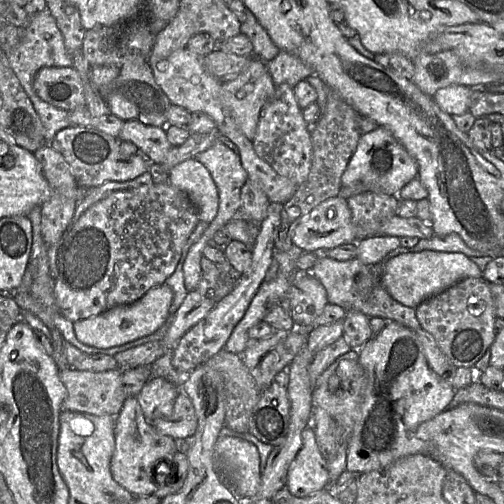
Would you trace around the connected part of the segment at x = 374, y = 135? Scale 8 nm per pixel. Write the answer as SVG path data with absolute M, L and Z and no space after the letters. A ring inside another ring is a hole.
M379 126L360 137L357 148L341 176L341 186L362 183L369 186L370 190L381 191L371 193L397 195L400 189L417 175L416 161L386 127Z

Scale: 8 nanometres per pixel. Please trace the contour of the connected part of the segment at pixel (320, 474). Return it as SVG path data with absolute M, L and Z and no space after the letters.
M311 426L302 431L301 447L288 470L286 487L303 498L325 490L329 482L328 461L320 453Z

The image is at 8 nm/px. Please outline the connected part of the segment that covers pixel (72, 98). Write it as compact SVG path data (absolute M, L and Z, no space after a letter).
M73 66L42 68L33 86L43 101L66 111L86 103L83 78Z

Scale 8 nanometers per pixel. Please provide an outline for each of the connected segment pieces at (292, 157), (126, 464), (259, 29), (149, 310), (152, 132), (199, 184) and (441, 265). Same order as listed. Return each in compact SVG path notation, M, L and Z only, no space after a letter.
M287 83L275 86L275 93L260 112L256 135L252 140L256 154L278 174L297 186L308 177L312 160L312 126L305 122L294 87Z
M137 396L128 397L116 416L114 440L115 448L110 463L113 479L135 497L152 495L158 490L155 467L165 458L172 459L178 451L176 440L158 433L151 426L141 411Z
M248 9L240 31L250 39L253 46L252 54L257 58L269 62L278 54L280 49L273 42L268 31Z
M165 283L149 289L132 304L115 306L96 316L74 322L77 339L88 346L106 349L137 340L158 330L166 321L173 299L172 289Z
M135 120L124 122L118 138L134 143L151 163L163 163L172 148L165 128L145 125Z
M195 157L172 167L168 171L168 182L188 195L198 209L200 222L210 223L215 218L218 190L209 171Z
M425 250L399 254L384 266L380 284L400 304L416 308L424 300L439 294L468 277L481 277L483 272L466 255L458 252Z

